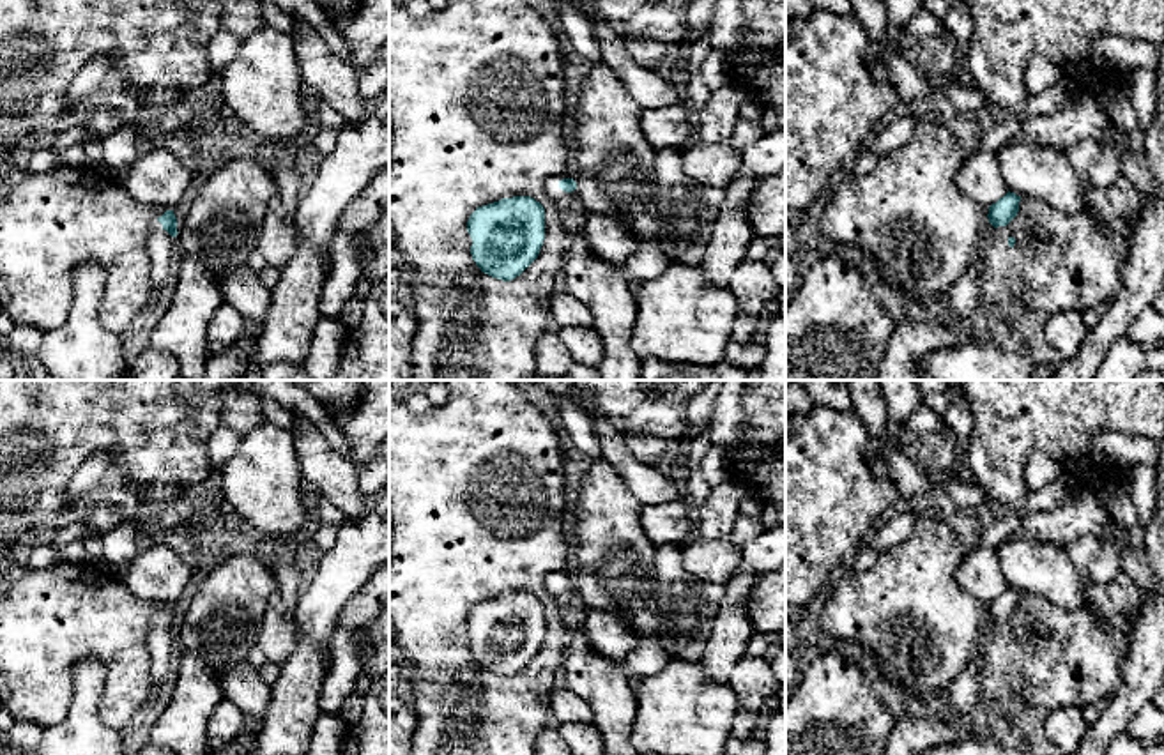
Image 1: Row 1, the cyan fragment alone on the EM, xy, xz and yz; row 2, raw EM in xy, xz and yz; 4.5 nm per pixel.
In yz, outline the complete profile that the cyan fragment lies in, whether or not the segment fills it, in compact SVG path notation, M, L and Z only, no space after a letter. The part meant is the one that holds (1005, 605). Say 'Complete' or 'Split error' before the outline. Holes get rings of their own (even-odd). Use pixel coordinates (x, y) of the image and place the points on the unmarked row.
Split error. M1008 587L1003 594L999 594L996 599L989 603L989 610L982 624L982 633L976 642L978 652L982 652L987 647L994 626L998 622L1007 622L1017 612L1019 598L1021 592Z

